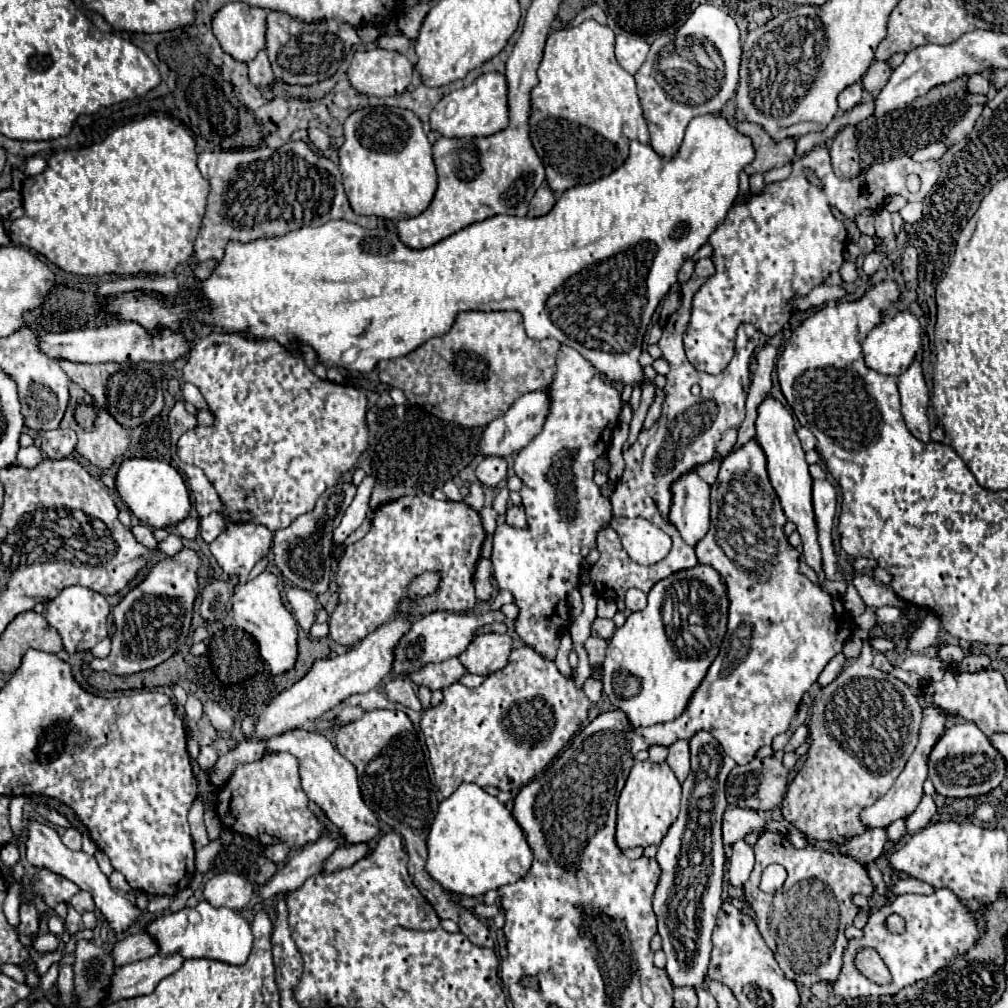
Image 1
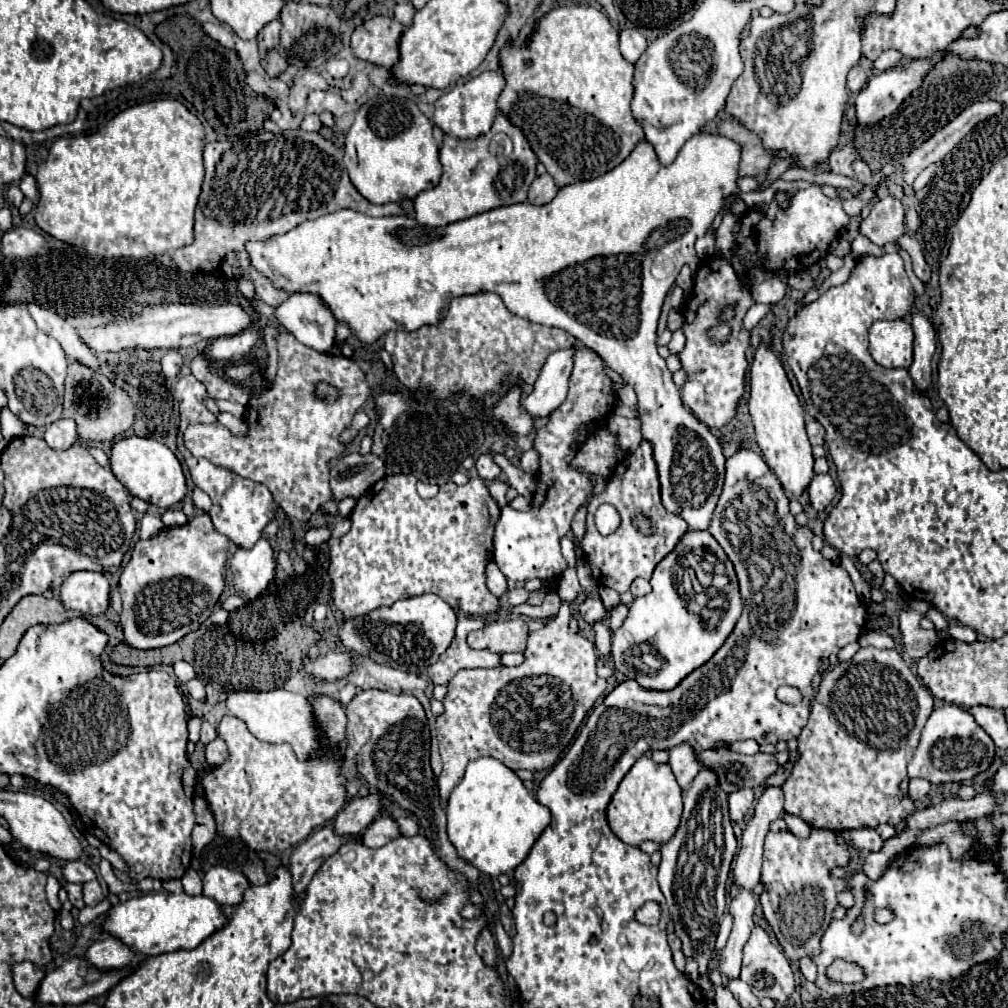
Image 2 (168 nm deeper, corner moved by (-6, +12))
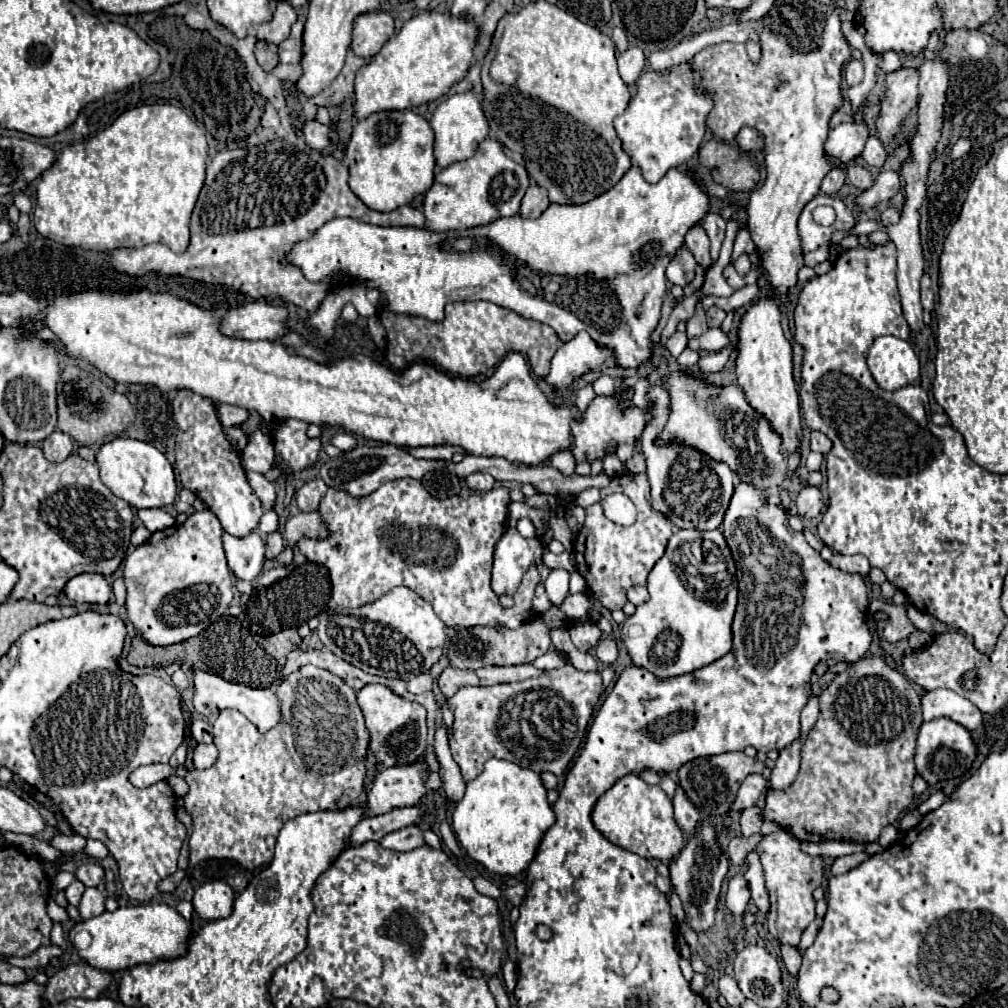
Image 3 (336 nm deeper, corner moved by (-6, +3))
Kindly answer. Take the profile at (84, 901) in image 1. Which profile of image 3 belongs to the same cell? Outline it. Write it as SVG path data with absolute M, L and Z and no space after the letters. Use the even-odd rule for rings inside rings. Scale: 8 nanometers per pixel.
M86 888L82 900L80 900L80 914L82 918L92 918L92 916L98 916L104 912L104 894L98 890L98 888Z

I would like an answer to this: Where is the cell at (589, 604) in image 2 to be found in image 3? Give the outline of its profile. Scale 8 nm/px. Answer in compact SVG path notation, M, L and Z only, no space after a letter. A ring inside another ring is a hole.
M568 594L560 608L572 618L572 620L588 620L592 614L592 602L584 594Z

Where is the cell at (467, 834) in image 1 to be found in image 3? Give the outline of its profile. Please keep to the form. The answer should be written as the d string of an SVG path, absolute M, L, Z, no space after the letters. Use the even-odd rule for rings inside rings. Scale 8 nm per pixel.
M492 758L484 764L482 774L468 782L464 798L456 802L452 830L466 854L488 872L518 876L532 862L544 832L554 824L554 820L540 774L520 768L518 764Z

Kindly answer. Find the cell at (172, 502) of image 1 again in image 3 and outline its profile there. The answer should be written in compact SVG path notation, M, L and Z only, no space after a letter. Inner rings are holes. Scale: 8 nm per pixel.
M116 438L98 450L96 464L100 468L102 482L112 490L112 494L134 508L166 508L174 504L178 496L172 464L152 444L132 438Z

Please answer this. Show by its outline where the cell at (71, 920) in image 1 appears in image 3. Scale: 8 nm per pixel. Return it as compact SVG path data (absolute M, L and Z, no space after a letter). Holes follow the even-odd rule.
M74 880L74 882L66 888L66 898L68 898L68 902L70 902L72 906L78 906L78 904L80 904L80 898L82 898L82 894L84 894L84 890L86 890L86 886L80 884L78 880Z

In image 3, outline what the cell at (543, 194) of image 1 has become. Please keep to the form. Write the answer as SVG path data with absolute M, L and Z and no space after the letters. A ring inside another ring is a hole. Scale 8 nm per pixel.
M532 184L526 192L526 196L522 198L522 208L520 208L520 216L524 218L538 218L546 208L550 206L550 198L548 198L548 190L542 186Z

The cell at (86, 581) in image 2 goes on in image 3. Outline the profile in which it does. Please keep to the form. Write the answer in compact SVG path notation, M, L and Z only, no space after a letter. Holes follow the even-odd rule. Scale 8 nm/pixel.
M80 574L80 576L74 576L66 584L64 594L74 604L100 606L100 604L108 604L108 600L112 596L112 588L106 582L106 578L100 574Z

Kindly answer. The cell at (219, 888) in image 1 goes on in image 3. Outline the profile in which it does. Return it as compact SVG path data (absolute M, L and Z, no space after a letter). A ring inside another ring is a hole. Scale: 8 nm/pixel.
M208 882L202 884L192 898L194 910L204 920L218 920L228 918L232 914L234 906L234 890L226 882Z

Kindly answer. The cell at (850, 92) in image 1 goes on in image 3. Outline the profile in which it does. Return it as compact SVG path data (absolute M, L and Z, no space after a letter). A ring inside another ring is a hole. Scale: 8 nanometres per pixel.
M850 60L846 66L844 66L844 80L848 82L848 86L856 86L860 84L864 78L864 66L860 60Z

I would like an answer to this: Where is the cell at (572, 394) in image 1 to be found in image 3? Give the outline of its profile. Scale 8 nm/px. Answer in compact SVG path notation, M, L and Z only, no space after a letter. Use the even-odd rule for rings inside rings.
M516 526L506 528L494 550L494 568L492 568L492 590L500 594L514 594L522 576L530 566L542 560L546 544L542 538L524 538Z

